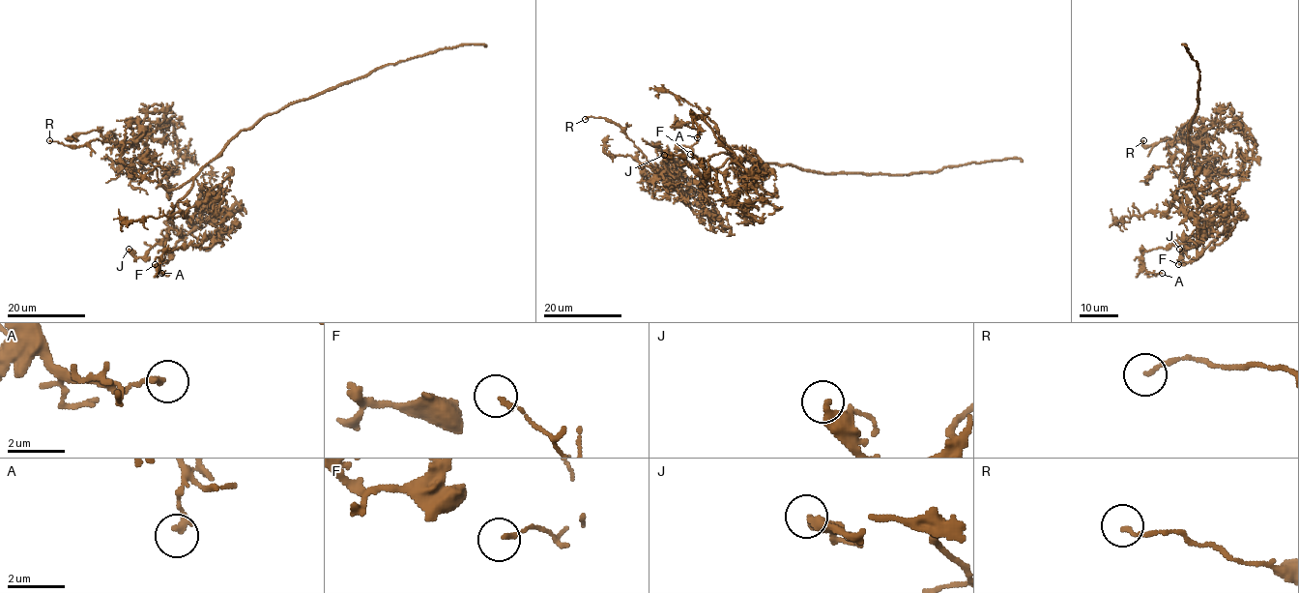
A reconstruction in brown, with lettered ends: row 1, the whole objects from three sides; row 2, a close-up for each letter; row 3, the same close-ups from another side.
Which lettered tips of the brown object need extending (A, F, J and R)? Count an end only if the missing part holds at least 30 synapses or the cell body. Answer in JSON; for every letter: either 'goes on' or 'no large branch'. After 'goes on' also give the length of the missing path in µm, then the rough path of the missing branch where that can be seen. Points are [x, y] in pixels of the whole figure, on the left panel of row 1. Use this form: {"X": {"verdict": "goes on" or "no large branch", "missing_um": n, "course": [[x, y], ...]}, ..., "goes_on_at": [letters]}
{"A": {"verdict": "no large branch"}, "F": {"verdict": "no large branch"}, "J": {"verdict": "no large branch"}, "R": {"verdict": "no large branch"}, "goes_on_at": []}

